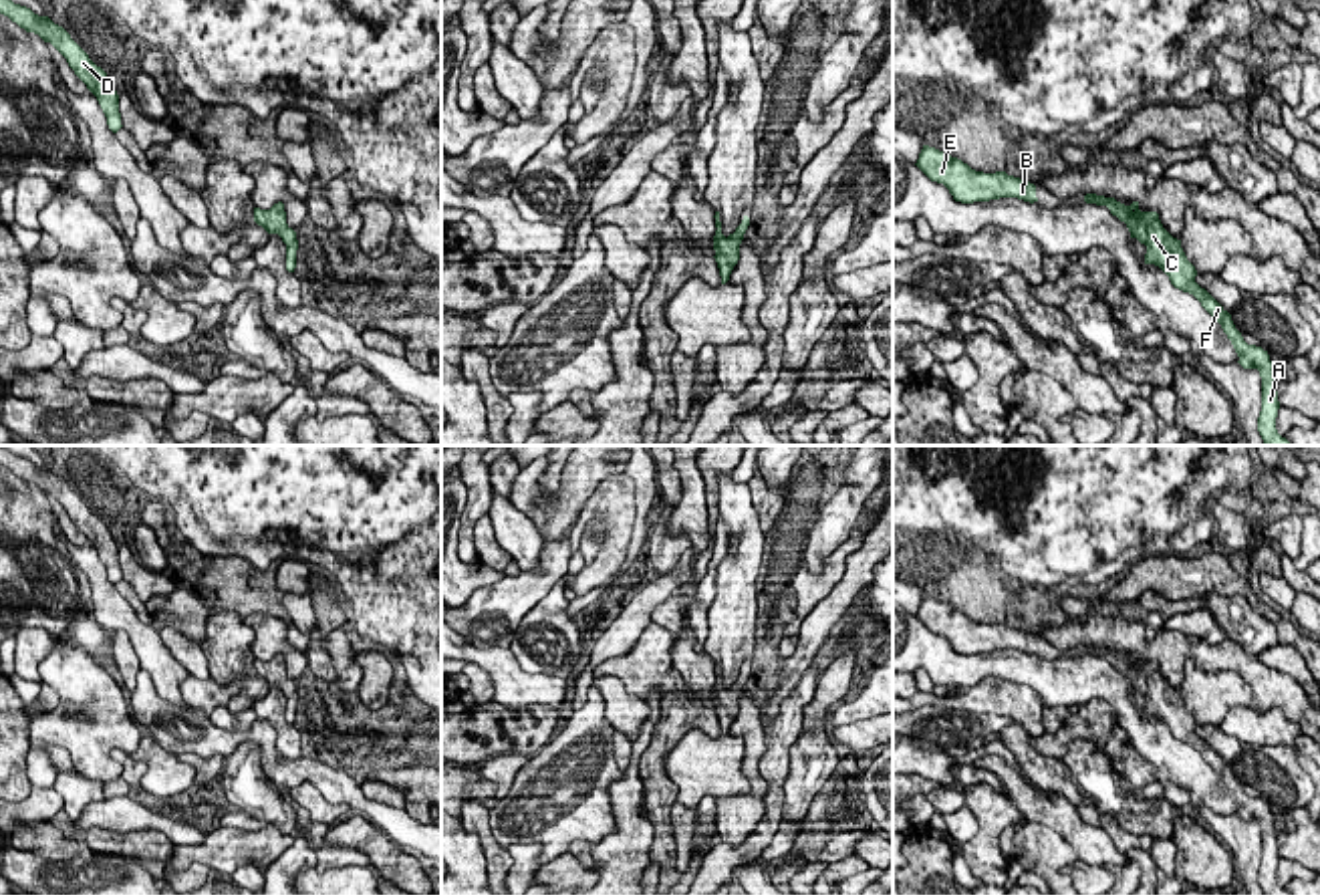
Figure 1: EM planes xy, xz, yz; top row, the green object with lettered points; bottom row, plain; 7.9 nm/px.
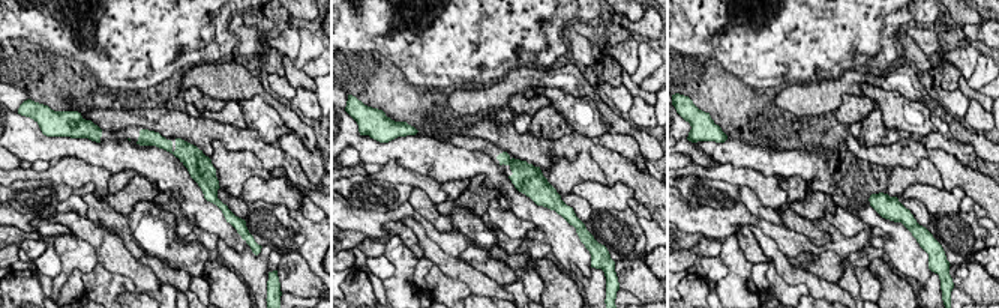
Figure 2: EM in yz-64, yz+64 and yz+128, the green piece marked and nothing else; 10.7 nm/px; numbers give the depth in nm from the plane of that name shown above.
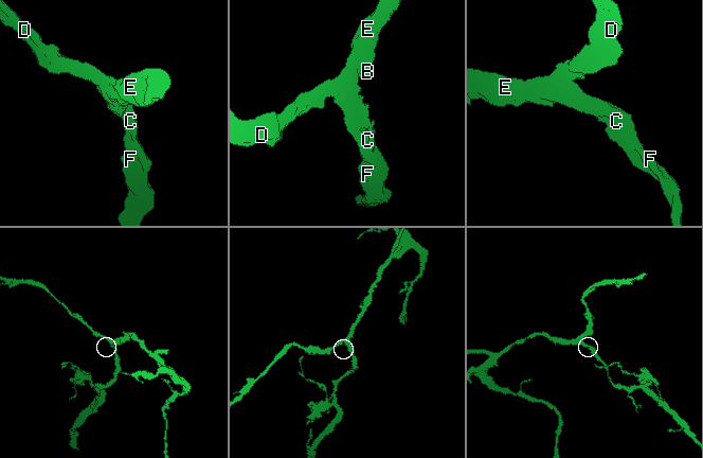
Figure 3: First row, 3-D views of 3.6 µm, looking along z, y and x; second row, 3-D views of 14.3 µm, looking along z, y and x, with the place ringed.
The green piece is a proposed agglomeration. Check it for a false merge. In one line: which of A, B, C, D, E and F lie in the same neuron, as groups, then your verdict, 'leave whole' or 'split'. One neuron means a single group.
A B C D E F; leave whole

